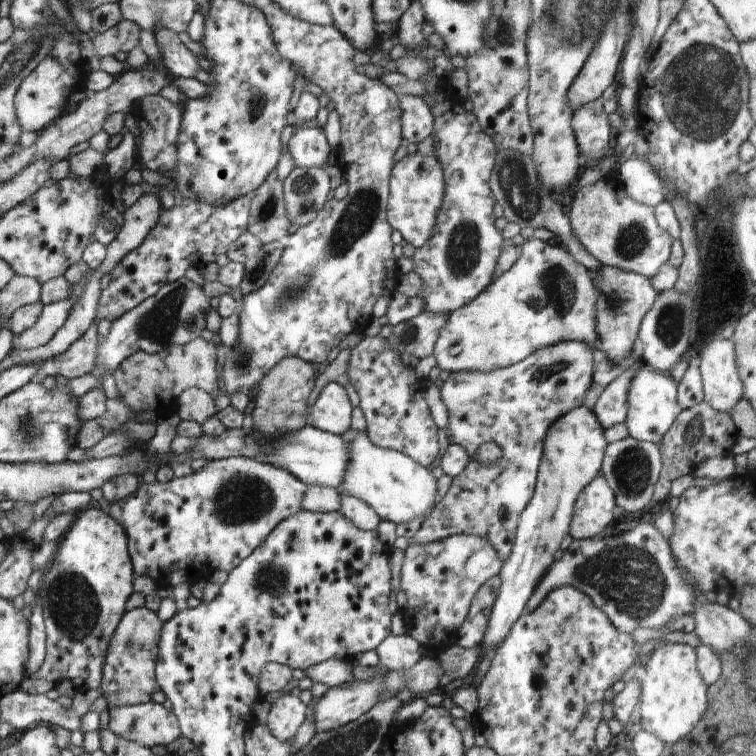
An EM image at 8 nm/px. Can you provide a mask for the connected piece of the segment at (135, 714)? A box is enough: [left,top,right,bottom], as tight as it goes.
[108,700,181,748]

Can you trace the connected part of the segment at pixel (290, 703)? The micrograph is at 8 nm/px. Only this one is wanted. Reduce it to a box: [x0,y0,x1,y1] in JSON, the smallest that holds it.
[266,693,308,742]

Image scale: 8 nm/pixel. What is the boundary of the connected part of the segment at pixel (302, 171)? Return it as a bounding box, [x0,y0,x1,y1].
[282,167,330,224]

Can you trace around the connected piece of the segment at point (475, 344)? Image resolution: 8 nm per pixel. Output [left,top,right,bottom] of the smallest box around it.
[433,236,598,373]

